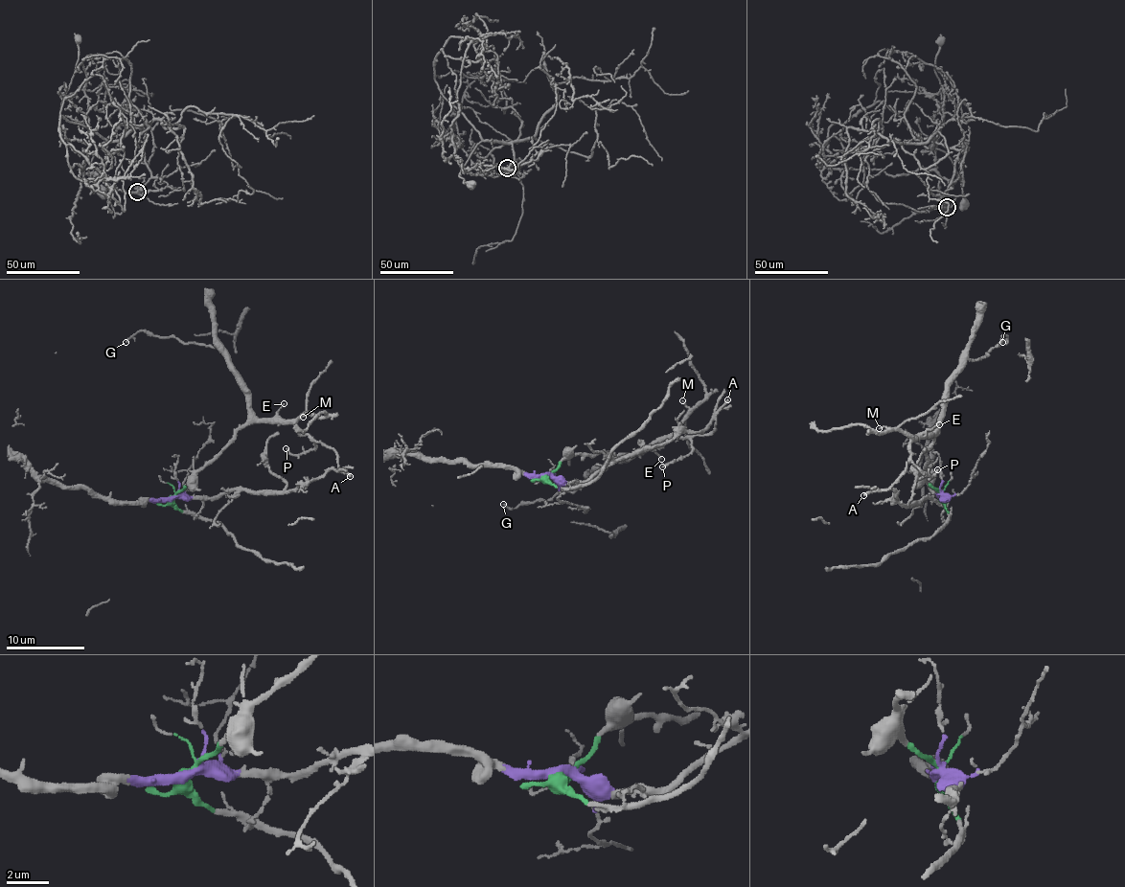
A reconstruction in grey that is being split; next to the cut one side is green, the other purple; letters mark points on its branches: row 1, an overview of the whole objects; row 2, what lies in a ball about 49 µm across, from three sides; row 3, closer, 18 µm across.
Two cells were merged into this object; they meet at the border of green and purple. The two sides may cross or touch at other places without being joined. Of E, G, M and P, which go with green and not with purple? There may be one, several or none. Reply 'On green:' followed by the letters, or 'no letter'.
On green: E, G, M, P

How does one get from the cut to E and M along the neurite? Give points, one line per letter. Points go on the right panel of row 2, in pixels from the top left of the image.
E: (939, 494), (927, 481), (925, 463), (926, 449), (933, 440), (927, 432), (940, 423)
M: (939, 494), (925, 473), (926, 449), (933, 441), (933, 436), (916, 441), (892, 429), (879, 428)

